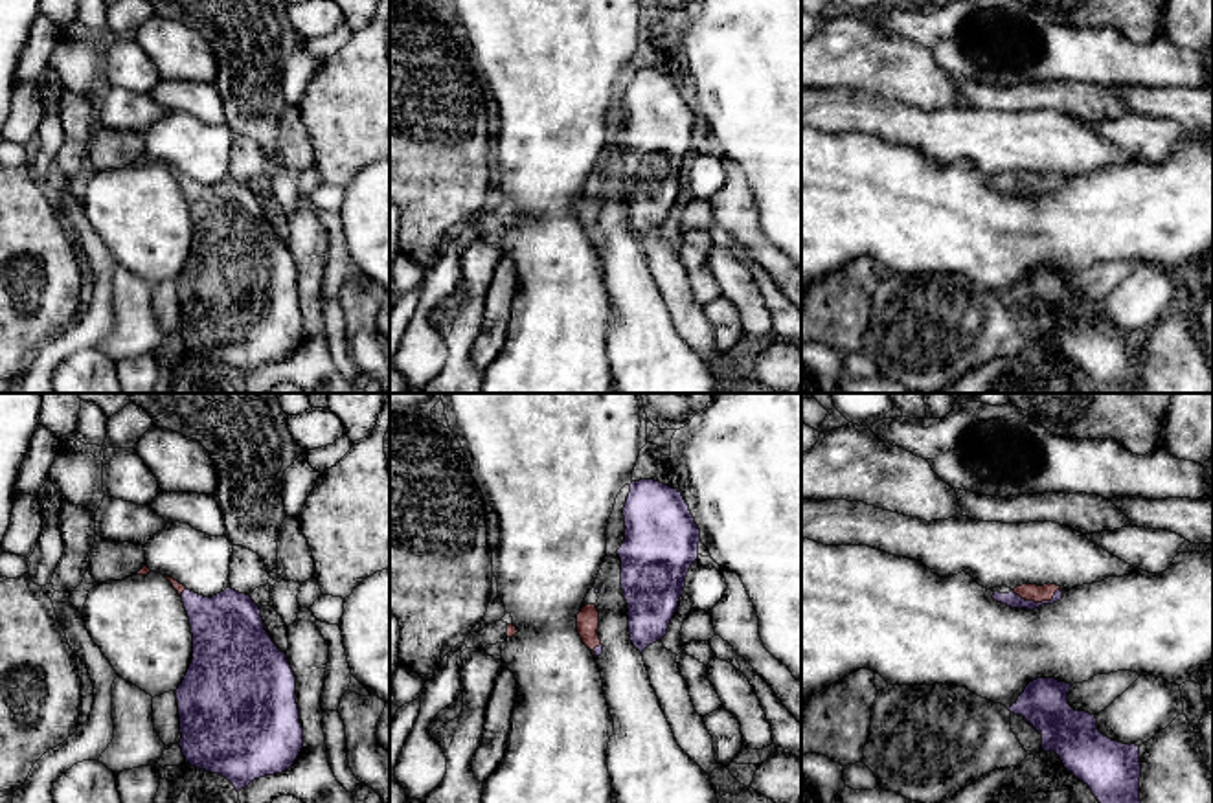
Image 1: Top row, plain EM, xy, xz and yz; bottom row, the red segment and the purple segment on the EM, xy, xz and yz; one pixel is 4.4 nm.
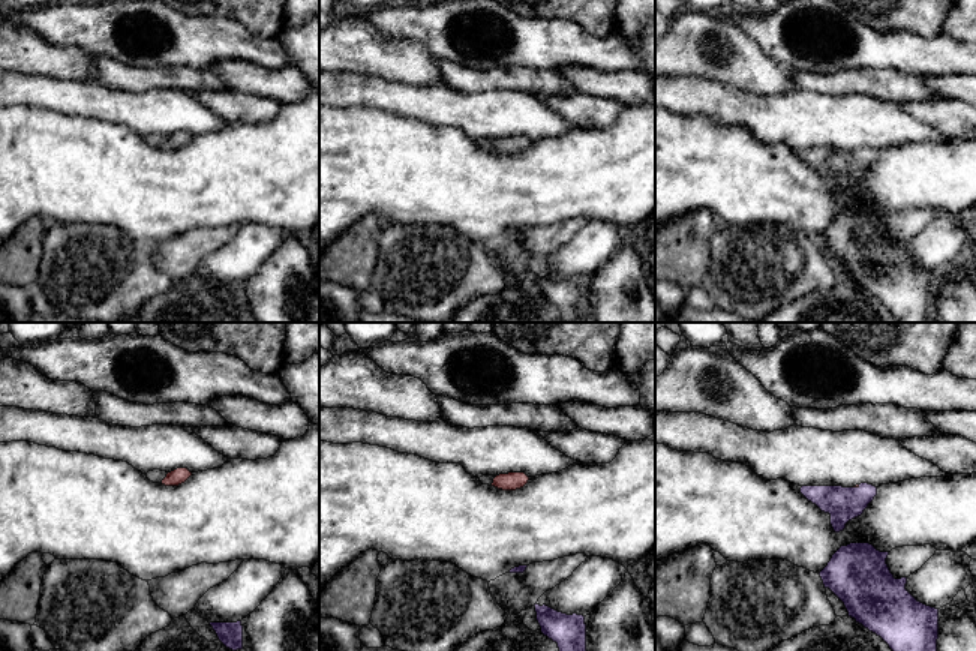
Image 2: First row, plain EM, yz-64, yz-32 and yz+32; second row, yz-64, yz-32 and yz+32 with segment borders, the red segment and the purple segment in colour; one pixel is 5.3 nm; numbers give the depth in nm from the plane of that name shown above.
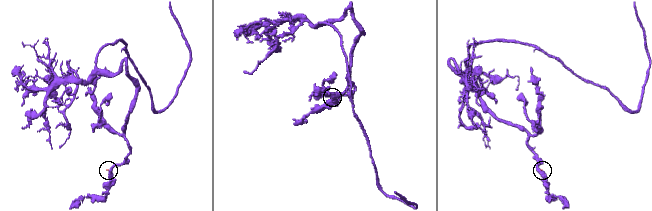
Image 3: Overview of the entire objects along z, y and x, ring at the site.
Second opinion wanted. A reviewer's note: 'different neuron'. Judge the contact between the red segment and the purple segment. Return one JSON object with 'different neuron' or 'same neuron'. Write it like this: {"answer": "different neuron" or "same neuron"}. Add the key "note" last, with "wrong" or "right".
{"answer": "same neuron", "note": "wrong"}

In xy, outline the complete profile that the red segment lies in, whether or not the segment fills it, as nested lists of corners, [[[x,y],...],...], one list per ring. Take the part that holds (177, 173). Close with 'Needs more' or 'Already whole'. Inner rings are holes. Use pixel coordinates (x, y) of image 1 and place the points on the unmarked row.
[[[165,167],[182,186],[193,222],[193,248],[175,279],[186,351],[226,366],[237,380],[254,368],[289,358],[303,336],[296,265],[265,219],[259,195],[232,176],[204,186]]]. Needs more

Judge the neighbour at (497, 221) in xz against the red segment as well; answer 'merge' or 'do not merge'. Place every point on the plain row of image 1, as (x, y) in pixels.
merge

